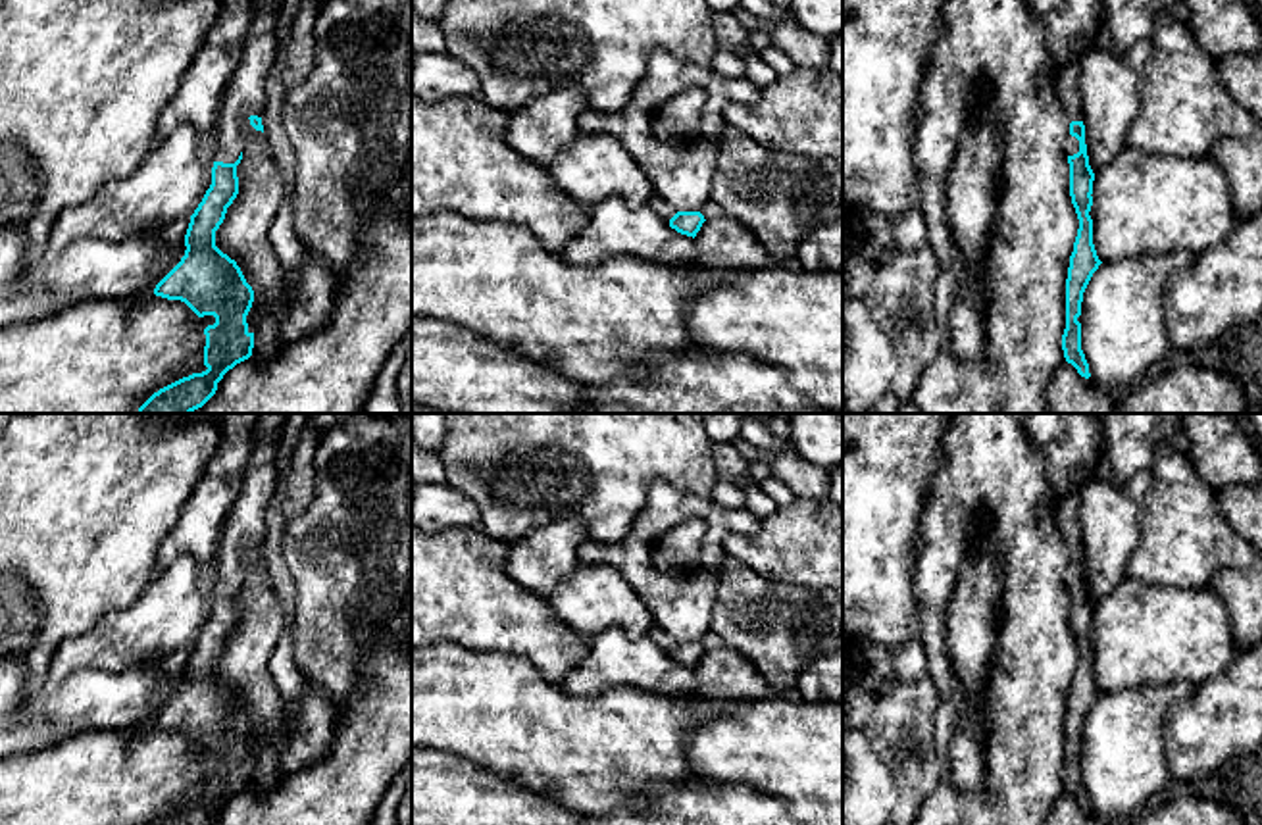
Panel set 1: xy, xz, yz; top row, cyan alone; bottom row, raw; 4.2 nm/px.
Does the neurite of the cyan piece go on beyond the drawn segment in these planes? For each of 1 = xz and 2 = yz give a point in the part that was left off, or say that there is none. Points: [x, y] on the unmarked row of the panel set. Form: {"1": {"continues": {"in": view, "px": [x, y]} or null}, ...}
{"1": {"continues": {"in": "xz", "px": [656, 635]}}, "2": {"continues": {"in": "yz", "px": [1068, 524]}}}

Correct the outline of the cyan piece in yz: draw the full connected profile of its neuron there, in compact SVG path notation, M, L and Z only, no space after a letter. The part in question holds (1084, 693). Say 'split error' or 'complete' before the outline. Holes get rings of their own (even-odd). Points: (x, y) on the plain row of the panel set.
split error; M1081 488L1073 490L1056 506L1056 525L1064 538L1068 552L1068 594L1070 594L1070 627L1075 638L1079 660L1070 687L1066 710L1066 760L1062 765L1062 781L1068 794L1085 810L1091 808L1089 794L1081 781L1081 746L1083 723L1093 704L1102 694L1093 675L1093 650L1089 646L1093 637L1093 612L1095 604L1089 596L1085 556L1081 542L1081 523L1077 510L1081 504Z

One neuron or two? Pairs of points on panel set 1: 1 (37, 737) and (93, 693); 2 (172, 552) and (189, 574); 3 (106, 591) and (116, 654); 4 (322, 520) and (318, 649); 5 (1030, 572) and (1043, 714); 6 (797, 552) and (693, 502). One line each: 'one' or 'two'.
1: one
2: two
3: two
4: one
5: one
6: two

